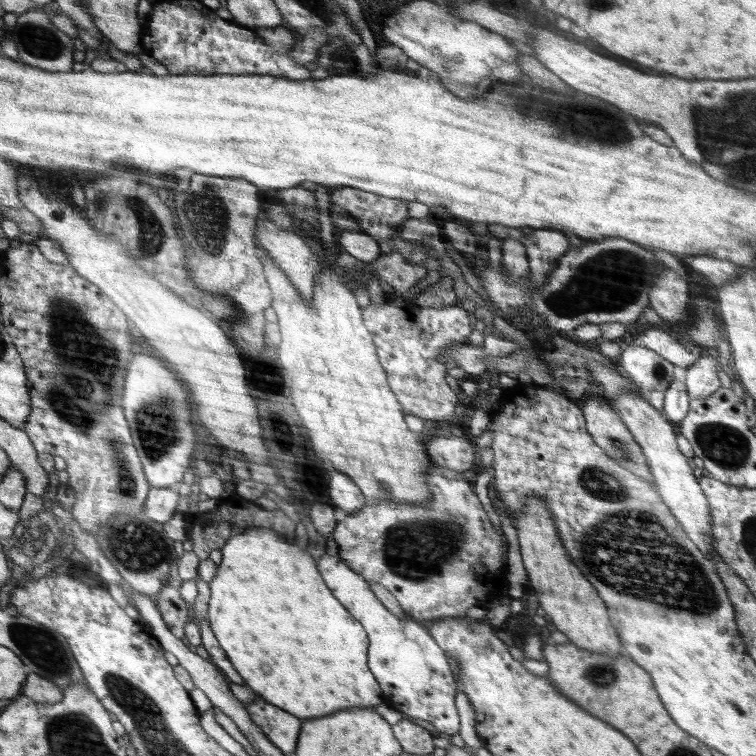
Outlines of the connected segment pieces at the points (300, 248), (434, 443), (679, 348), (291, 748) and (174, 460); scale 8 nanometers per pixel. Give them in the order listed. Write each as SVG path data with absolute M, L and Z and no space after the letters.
M262 214L257 223L255 244L266 248L268 255L274 257L275 263L290 277L291 283L312 300L315 295L312 278L323 266L320 258L301 236L276 227Z
M447 435L433 436L428 441L428 456L432 457L433 464L464 472L474 464L476 456L475 443L468 435L457 437Z
M650 328L646 332L642 332L638 336L638 344L646 346L646 348L654 350L660 356L666 357L675 366L688 369L705 353L694 354L690 350L684 348L682 344L678 344L672 336L668 336L666 332L658 330L658 328Z
M260 696L251 703L247 704L247 708L253 720L269 739L283 751L283 754L295 752L302 730L302 720L298 720L295 714L285 712Z
M136 354L128 370L128 388L124 396L124 406L128 420L132 424L134 444L139 449L144 473L154 488L169 488L184 478L184 472L190 468L192 451L196 438L190 426L192 408L188 404L188 392L182 382L162 366L152 354Z

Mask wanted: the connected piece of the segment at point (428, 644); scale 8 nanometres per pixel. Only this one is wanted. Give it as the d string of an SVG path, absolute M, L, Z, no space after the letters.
M325 552L319 560L319 572L324 572L323 580L328 580L328 588L340 596L343 606L368 632L371 638L368 664L372 664L372 672L376 672L376 680L383 688L384 702L404 716L427 720L439 732L450 735L459 732L459 713L455 704L456 678L443 648L422 627L422 623L409 617L400 620L375 596L370 582L352 570L342 557L330 556Z

